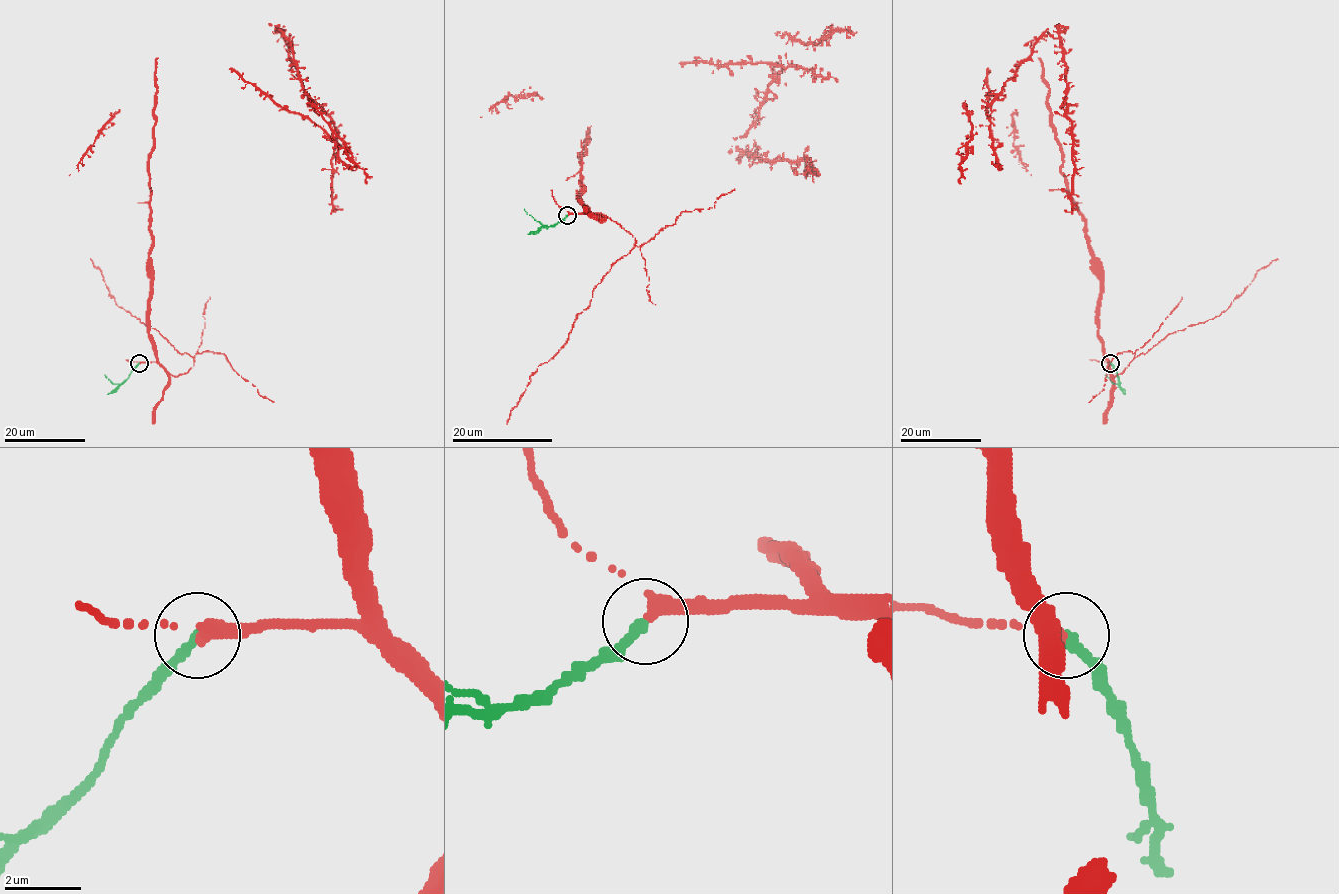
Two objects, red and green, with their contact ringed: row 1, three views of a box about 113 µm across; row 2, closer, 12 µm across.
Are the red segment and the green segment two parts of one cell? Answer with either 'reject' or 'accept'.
accept

